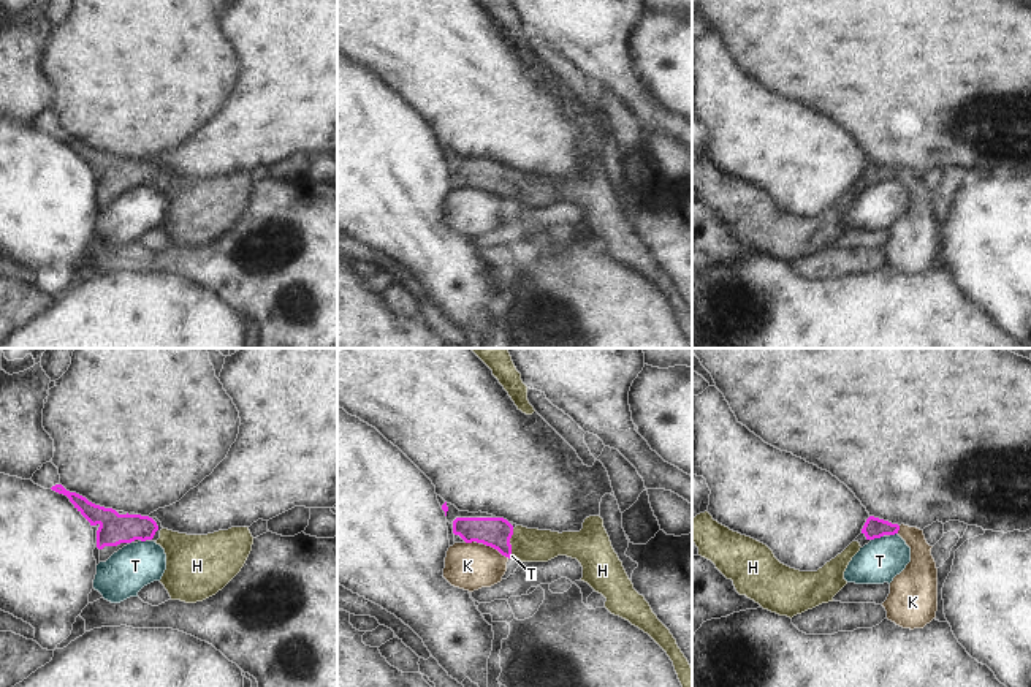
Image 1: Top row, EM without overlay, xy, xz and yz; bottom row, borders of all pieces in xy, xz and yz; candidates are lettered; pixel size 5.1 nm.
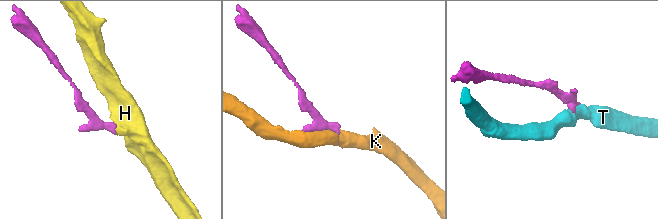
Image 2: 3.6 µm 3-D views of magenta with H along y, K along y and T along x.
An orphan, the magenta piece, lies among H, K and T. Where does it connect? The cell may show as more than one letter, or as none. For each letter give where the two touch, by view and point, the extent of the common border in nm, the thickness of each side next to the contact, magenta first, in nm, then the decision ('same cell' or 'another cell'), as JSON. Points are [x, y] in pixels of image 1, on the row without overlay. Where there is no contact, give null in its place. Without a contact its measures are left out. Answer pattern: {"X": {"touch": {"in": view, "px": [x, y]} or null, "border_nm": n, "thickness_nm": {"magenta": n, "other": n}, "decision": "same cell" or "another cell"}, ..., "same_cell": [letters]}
{"H": {"touch": {"in": "xz", "px": [509, 187]}, "border_nm": 140, "thickness_nm": {"magenta": 160, "other": 180}, "decision": "same cell"}, "K": {"touch": {"in": "xz", "px": [496, 193]}, "border_nm": 150, "thickness_nm": {"magenta": 160, "other": 240}, "decision": "another cell"}, "T": {"touch": {"in": "yz", "px": [878, 182]}, "border_nm": 80, "thickness_nm": {"magenta": 110, "other": 220}, "decision": "another cell"}, "same_cell": ["H"]}

